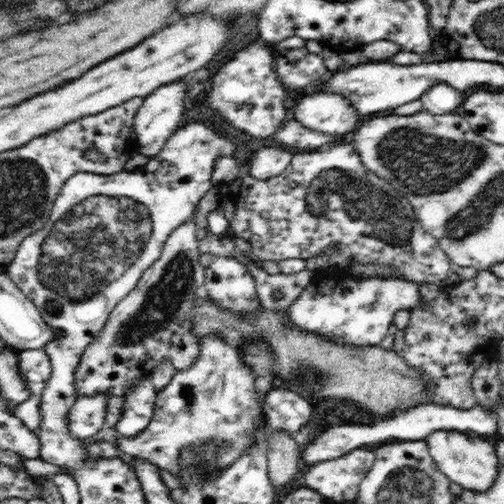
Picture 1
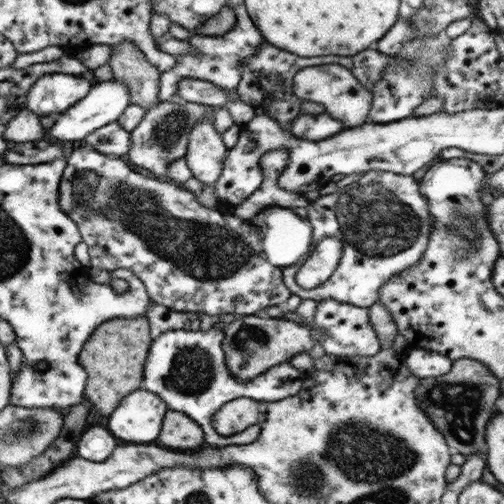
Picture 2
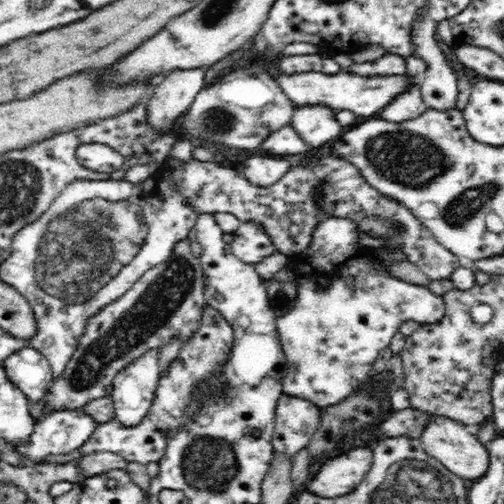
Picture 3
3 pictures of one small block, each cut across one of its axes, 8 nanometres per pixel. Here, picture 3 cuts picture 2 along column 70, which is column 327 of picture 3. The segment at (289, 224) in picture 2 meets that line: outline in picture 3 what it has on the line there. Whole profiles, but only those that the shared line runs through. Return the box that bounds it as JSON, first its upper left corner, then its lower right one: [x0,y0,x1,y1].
[164,154,460,280]

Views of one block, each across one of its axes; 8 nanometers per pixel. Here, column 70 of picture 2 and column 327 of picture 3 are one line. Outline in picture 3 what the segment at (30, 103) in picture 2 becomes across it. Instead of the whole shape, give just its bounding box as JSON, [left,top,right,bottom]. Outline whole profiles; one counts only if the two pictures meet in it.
[278,72,412,118]

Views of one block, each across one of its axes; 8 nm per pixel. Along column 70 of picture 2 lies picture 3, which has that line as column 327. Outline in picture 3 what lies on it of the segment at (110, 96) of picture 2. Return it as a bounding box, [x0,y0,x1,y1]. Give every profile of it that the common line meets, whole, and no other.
[292,106,342,146]

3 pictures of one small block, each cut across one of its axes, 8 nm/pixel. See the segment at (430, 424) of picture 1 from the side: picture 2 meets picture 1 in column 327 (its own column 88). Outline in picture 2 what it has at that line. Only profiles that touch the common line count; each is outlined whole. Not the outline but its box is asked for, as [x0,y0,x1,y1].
[77,426,117,462]

